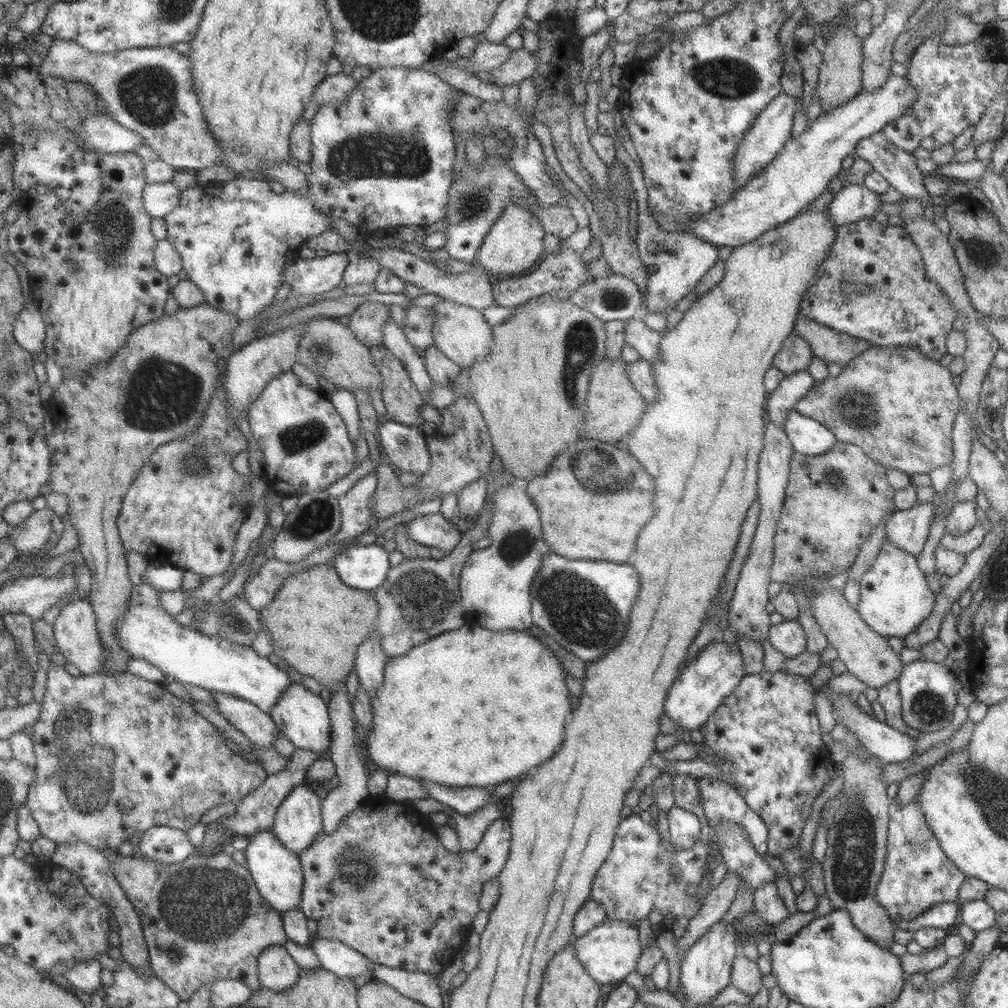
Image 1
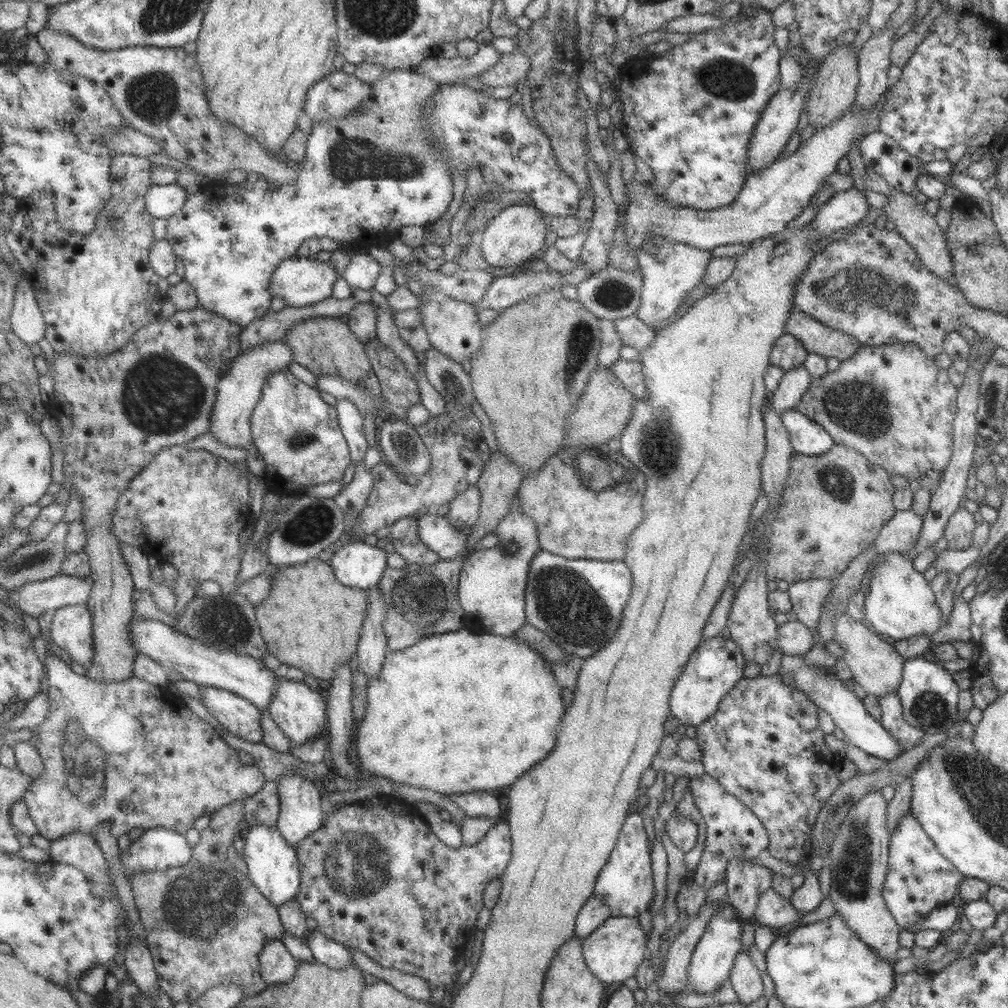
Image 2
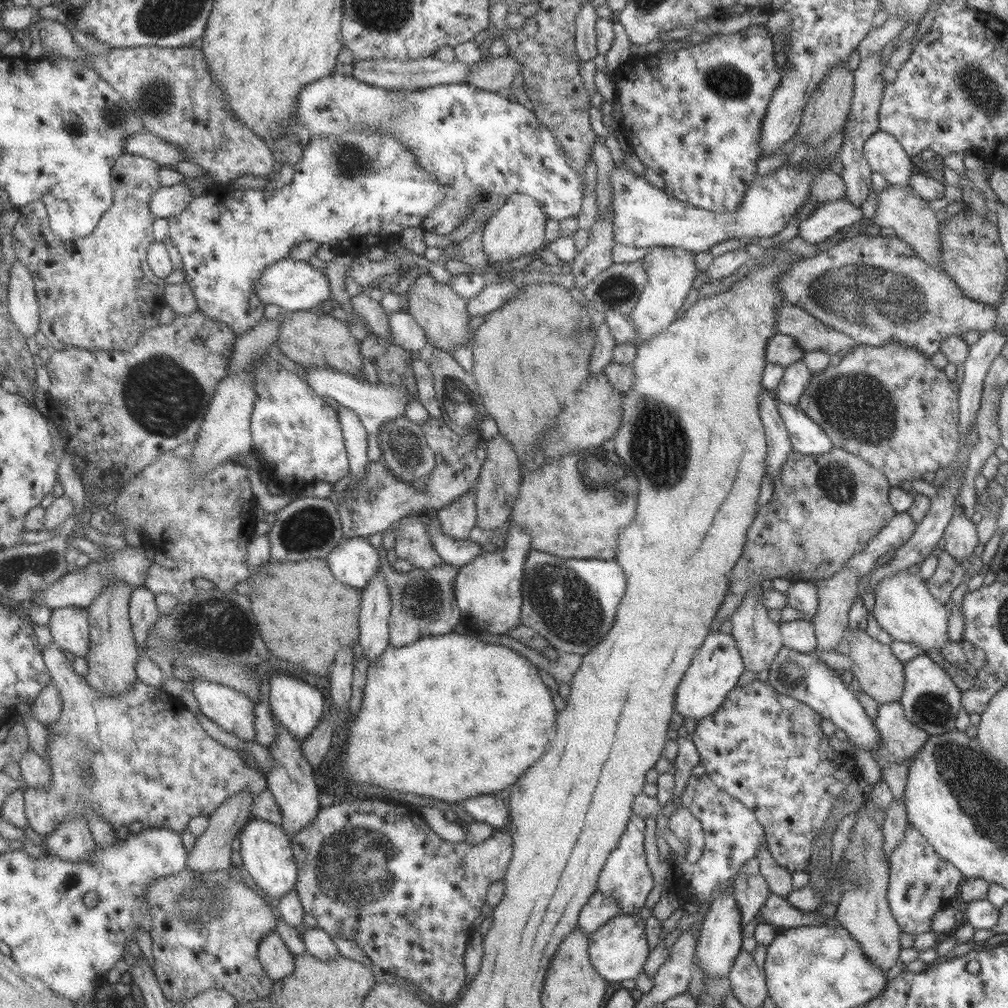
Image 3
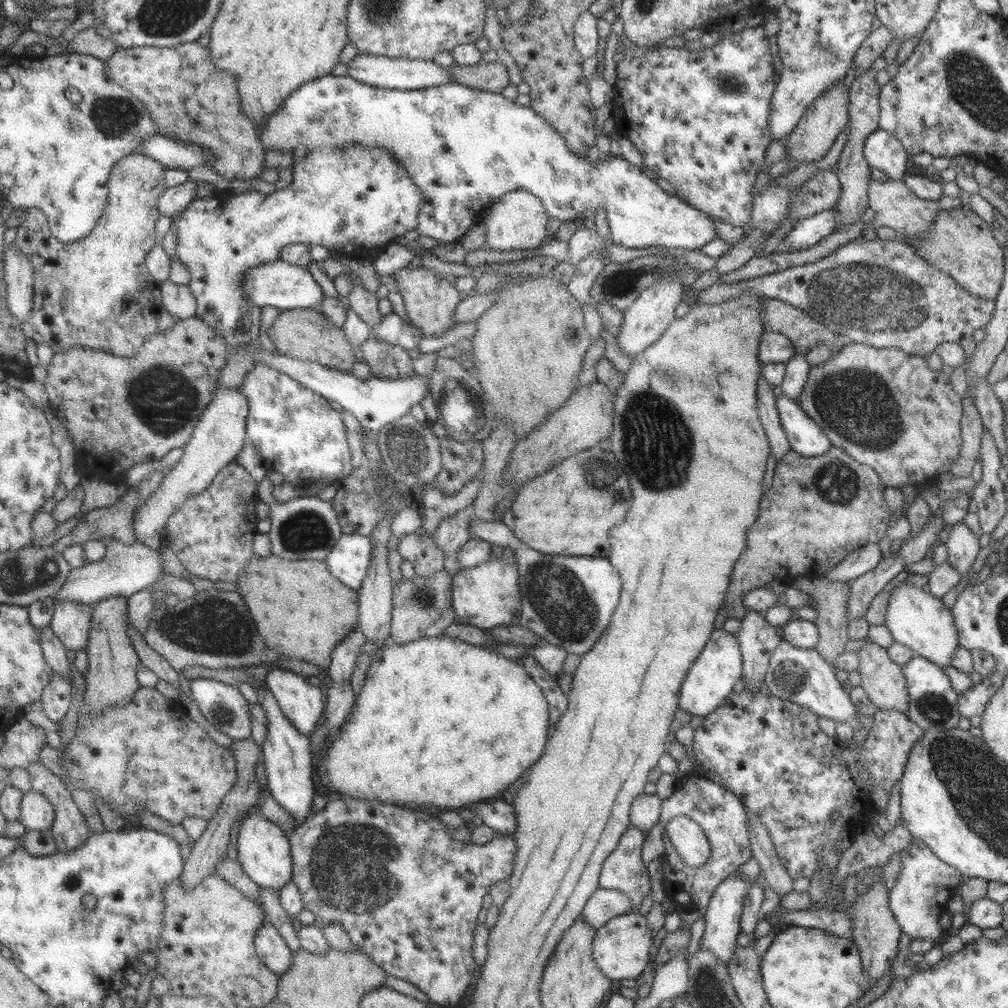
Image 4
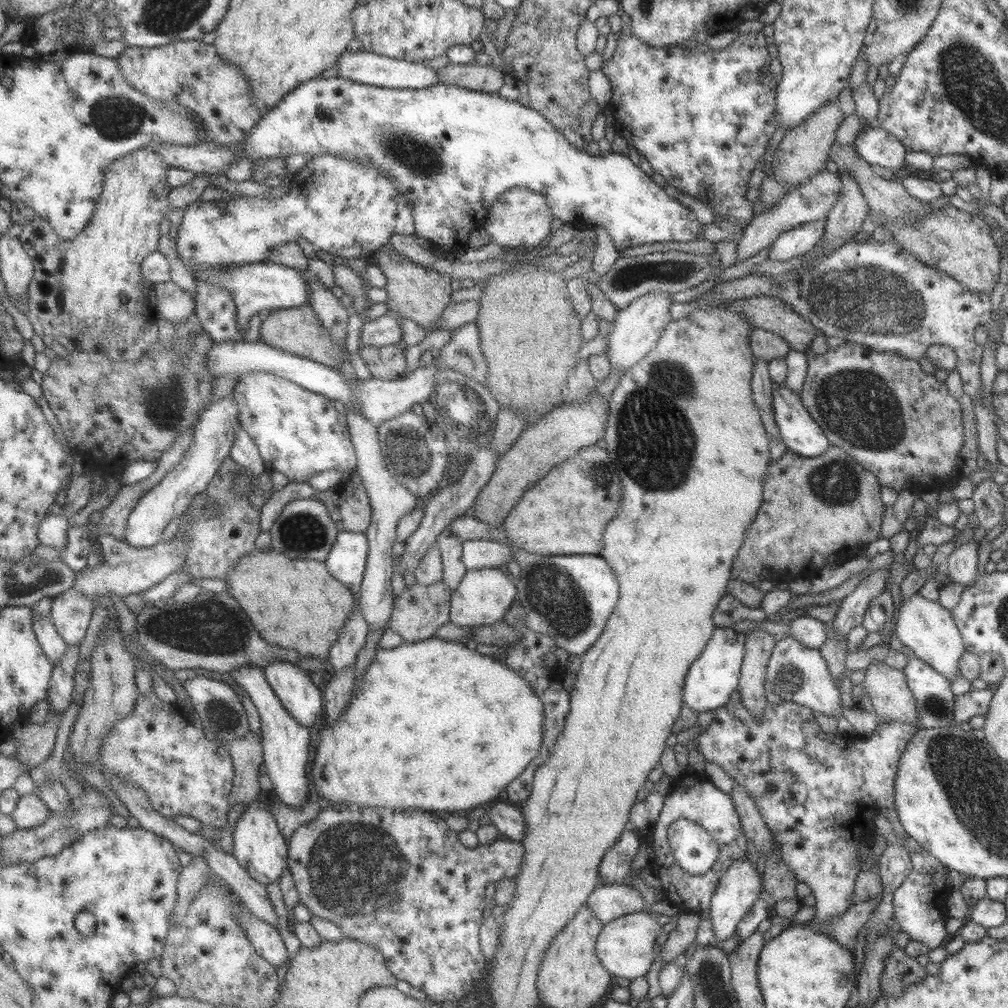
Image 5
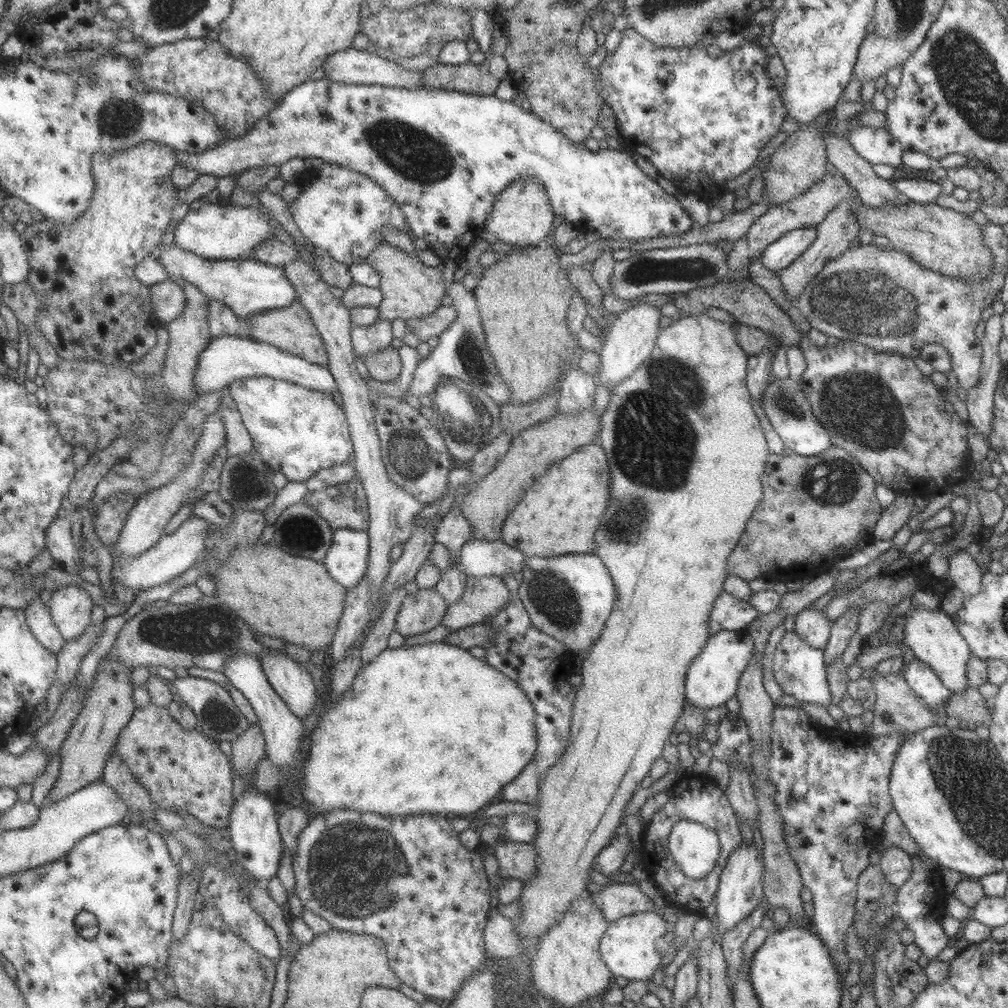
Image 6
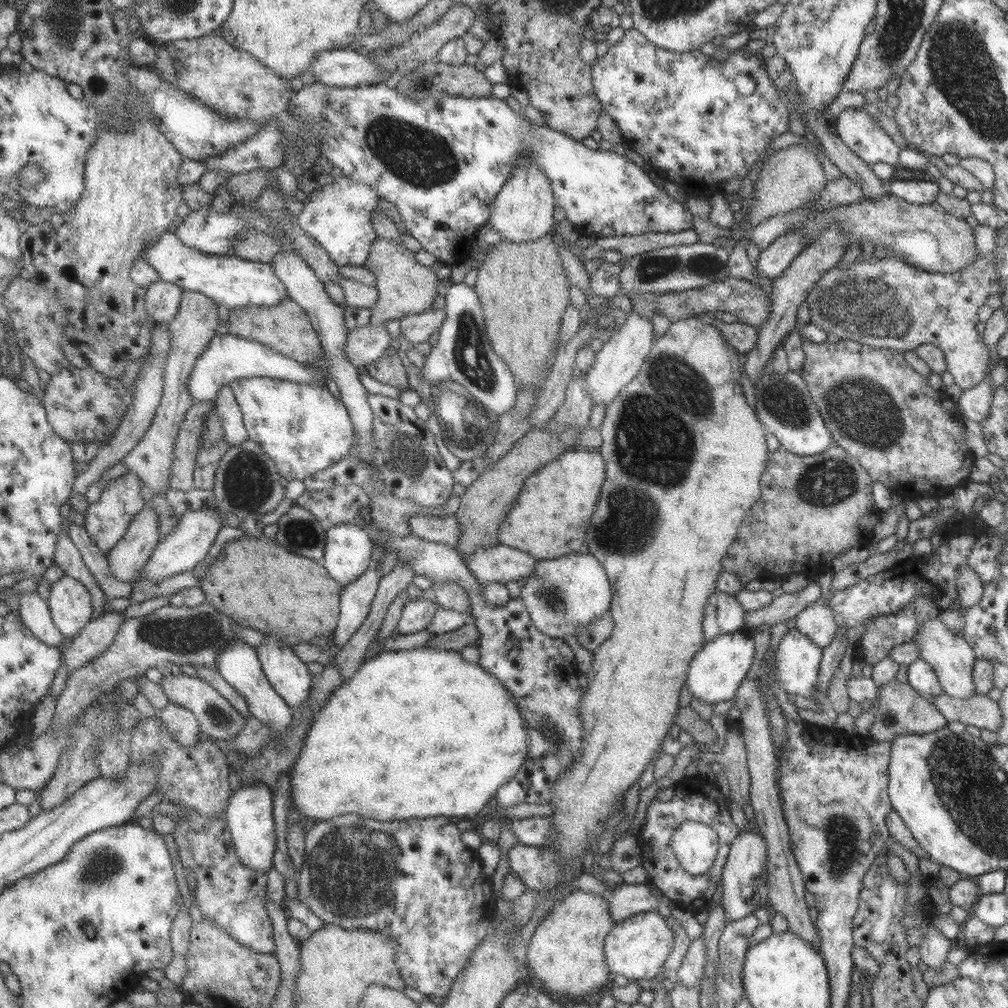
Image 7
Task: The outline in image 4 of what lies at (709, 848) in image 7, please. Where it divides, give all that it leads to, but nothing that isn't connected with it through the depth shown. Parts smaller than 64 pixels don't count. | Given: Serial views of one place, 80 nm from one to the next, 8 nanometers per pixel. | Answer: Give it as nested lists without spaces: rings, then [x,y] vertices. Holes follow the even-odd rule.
[[[679,815],[666,824],[666,835],[680,859],[691,868],[703,866],[711,847],[703,829],[688,815]]]

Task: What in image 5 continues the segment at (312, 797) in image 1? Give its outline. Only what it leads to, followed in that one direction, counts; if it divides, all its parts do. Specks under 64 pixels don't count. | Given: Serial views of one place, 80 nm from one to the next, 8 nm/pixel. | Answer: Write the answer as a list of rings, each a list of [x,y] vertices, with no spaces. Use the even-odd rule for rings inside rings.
[[[249,663],[230,672],[230,676],[242,687],[257,705],[262,718],[262,737],[264,742],[265,760],[264,764],[268,774],[275,784],[275,792],[278,798],[286,805],[300,807],[309,798],[309,786],[312,778],[309,779],[309,746],[311,746],[311,732],[303,726],[283,704],[282,699],[274,691],[271,683],[267,680],[266,670],[258,664]]]

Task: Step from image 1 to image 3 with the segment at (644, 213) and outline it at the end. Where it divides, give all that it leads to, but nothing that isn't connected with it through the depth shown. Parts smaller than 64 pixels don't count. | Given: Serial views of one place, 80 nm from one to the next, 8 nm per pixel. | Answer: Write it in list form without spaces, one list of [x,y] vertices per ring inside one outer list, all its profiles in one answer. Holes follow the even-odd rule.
[[[653,246],[653,249],[641,259],[647,280],[639,294],[637,304],[631,313],[627,314],[638,336],[633,344],[635,348],[642,342],[655,338],[676,319],[677,311],[685,300],[685,294],[691,288],[693,278],[701,274],[695,269],[692,255],[689,250],[681,248]]]

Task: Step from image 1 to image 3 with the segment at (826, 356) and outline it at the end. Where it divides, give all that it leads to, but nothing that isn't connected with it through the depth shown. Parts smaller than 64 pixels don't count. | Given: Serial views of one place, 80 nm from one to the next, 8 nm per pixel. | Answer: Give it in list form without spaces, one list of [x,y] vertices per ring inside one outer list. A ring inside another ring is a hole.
[[[784,301],[776,312],[774,325],[777,333],[794,338],[805,353],[825,350],[828,355],[838,354],[841,358],[857,344],[846,334],[827,328],[799,306]]]

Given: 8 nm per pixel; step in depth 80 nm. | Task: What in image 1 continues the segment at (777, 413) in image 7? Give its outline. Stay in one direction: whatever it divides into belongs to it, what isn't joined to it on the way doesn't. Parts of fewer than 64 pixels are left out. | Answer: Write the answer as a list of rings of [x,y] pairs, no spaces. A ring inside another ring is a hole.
[[[791,409],[782,422],[792,450],[799,454],[815,456],[827,452],[835,443],[835,435],[826,426]]]

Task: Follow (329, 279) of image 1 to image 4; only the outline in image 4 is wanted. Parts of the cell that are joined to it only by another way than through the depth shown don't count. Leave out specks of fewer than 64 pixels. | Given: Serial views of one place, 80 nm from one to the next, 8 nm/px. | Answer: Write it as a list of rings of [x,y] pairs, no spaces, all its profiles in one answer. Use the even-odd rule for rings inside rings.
[[[282,258],[249,270],[249,273],[242,280],[242,287],[247,301],[251,305],[255,305],[255,307],[265,308],[265,306],[270,306],[279,311],[297,309],[323,310],[323,290],[315,282],[315,278],[313,278],[309,269],[291,264]]]

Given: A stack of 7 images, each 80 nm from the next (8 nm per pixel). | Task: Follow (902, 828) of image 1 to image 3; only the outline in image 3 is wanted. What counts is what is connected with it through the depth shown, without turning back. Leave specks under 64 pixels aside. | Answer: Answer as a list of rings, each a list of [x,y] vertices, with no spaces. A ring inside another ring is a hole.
[[[907,823],[904,839],[888,858],[886,899],[899,930],[913,935],[932,930],[932,916],[937,909],[948,906],[964,879],[959,869],[943,860],[925,837]]]

